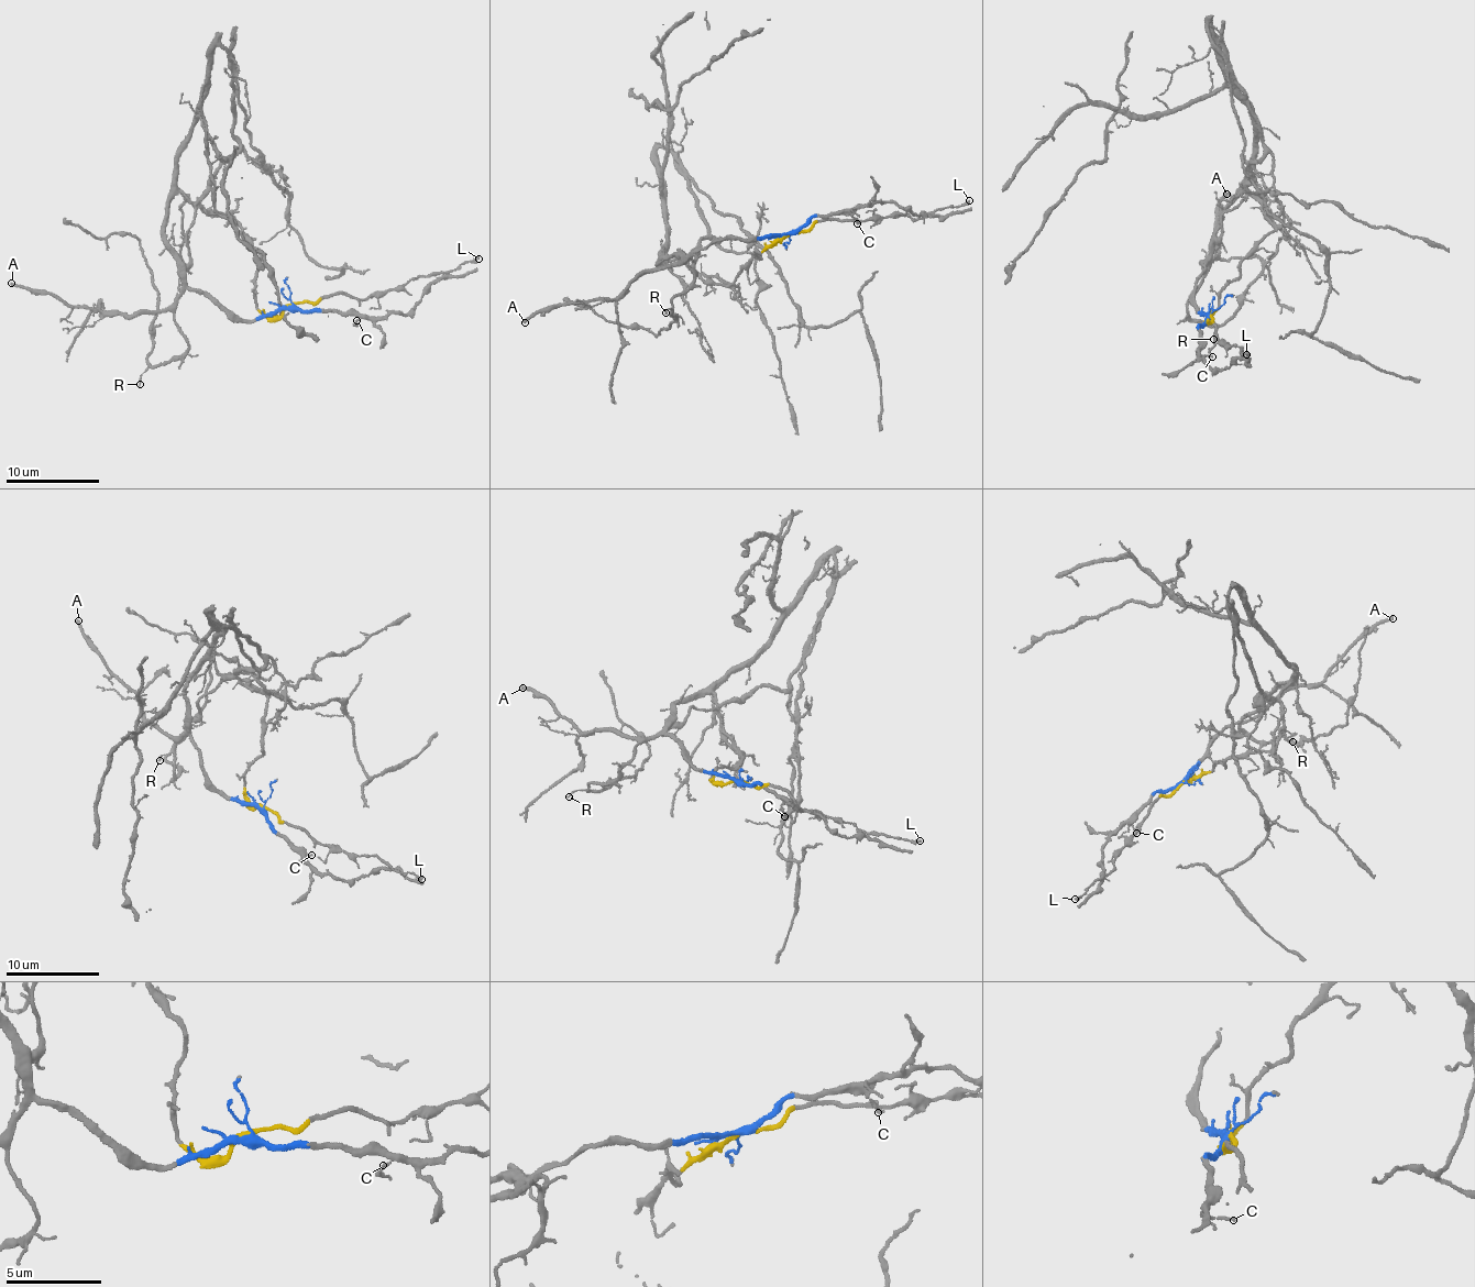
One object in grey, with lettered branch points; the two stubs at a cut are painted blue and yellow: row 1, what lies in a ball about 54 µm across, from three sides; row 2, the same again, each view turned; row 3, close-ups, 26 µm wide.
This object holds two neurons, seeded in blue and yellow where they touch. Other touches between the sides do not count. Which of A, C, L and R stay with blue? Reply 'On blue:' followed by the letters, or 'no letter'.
On blue: A, C, R

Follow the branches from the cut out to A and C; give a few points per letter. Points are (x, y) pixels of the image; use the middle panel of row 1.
A: (788, 233), (735, 240), (724, 237), (666, 268), (642, 271), (614, 299), (538, 310), (524, 322)
C: (788, 233), (795, 233), (813, 217), (848, 212), (854, 208), (858, 223)

